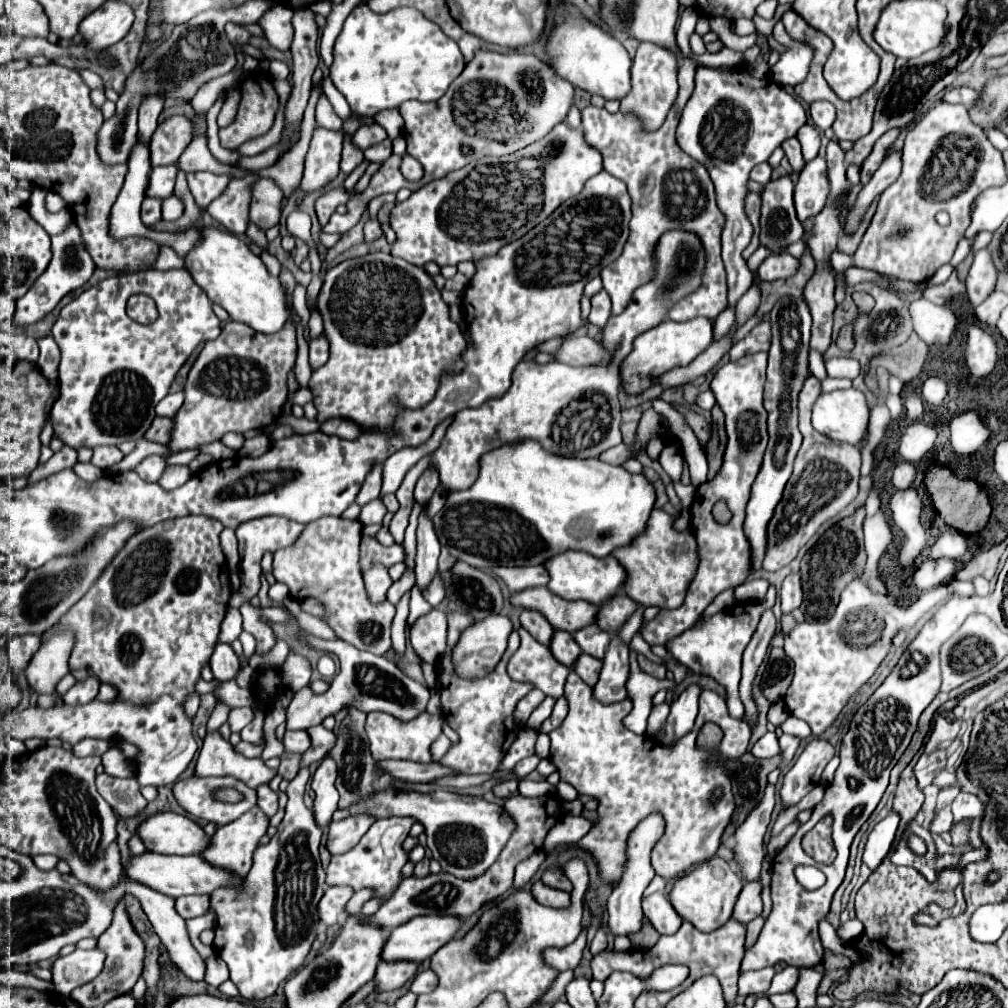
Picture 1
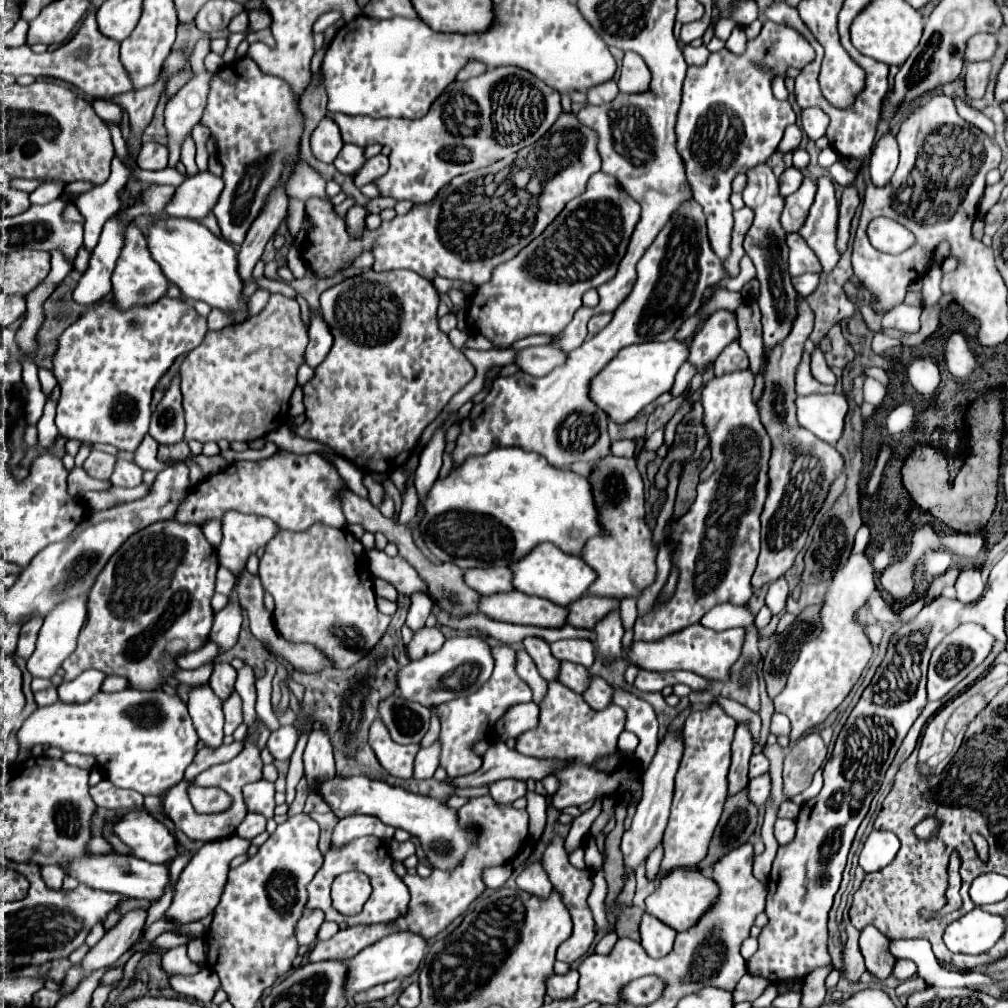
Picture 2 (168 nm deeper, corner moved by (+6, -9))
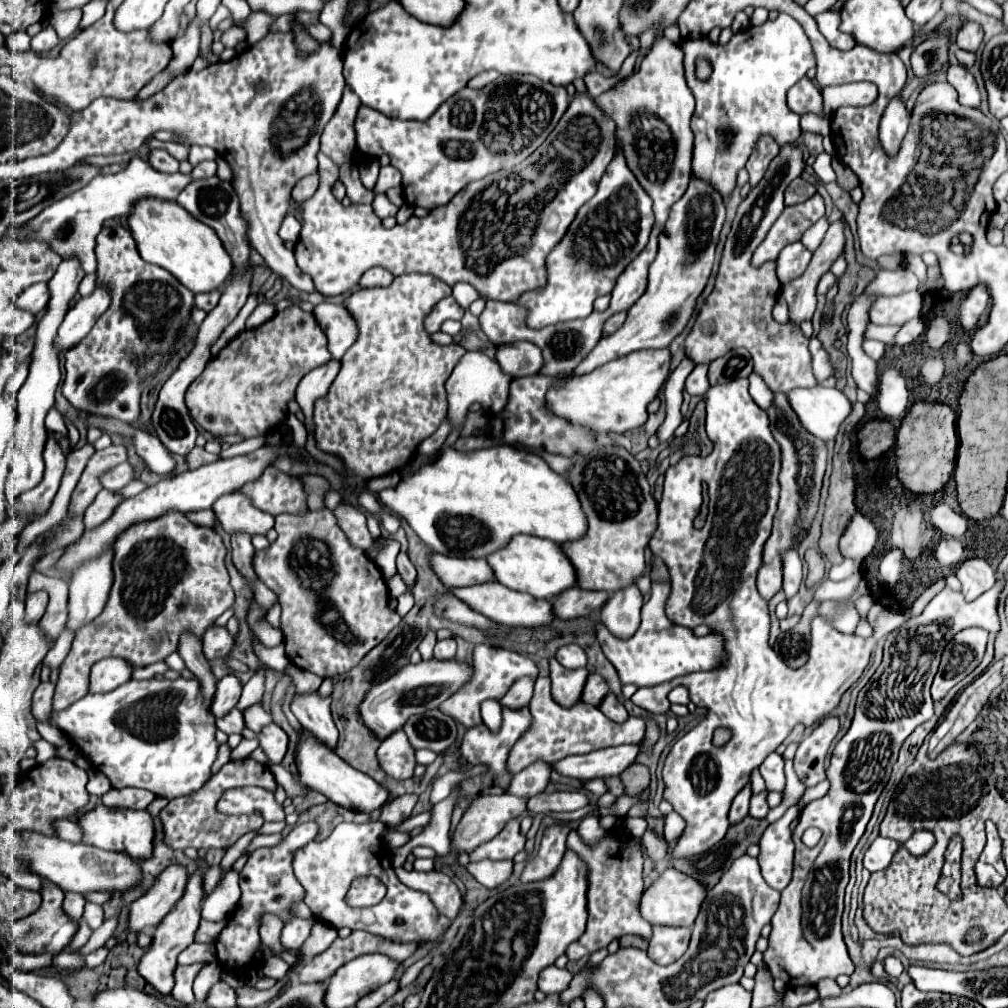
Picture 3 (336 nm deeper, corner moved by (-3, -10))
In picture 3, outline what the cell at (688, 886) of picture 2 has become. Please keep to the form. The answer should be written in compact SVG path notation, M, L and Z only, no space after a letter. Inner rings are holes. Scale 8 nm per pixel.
M665 869L641 895L639 899L639 913L645 921L651 925L677 925L677 927L691 927L701 901L705 899L705 887L697 885L693 877L687 877L685 873L677 873L675 869Z

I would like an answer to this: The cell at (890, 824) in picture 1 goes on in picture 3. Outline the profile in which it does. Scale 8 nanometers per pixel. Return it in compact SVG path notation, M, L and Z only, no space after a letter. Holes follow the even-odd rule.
M877 837L869 845L869 849L867 849L865 857L863 857L863 867L867 871L871 871L871 873L887 869L889 863L891 863L891 859L893 859L893 855L897 853L897 847L899 847L897 841L885 839L885 837Z

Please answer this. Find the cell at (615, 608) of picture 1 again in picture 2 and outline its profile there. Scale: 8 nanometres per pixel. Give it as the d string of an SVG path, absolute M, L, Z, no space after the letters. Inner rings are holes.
M584 596L582 600L576 600L576 604L570 604L568 610L568 624L574 628L586 628L594 630L594 626L608 616L612 610L618 610L620 602L612 598L600 598L600 596Z

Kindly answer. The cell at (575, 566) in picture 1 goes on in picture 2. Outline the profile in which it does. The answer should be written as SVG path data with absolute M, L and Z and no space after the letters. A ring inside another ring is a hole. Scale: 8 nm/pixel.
M540 544L540 548L536 548L536 552L528 556L528 560L520 560L520 564L512 564L512 572L514 572L512 584L516 590L530 596L552 600L554 604L560 606L568 606L580 600L596 580L596 572L580 556L568 556L552 544Z

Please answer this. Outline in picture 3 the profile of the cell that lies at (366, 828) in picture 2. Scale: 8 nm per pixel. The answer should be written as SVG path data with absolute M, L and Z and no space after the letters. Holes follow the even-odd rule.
M401 795L397 799L393 799L381 813L381 821L387 825L387 827L393 827L393 825L399 825L401 821L405 821L407 817L411 817L411 811L417 803L419 795Z

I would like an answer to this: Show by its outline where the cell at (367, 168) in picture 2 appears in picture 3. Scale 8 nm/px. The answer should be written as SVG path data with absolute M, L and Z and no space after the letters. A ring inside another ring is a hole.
M391 165L381 167L381 173L379 173L379 181L377 181L375 193L385 193L387 189L399 187L399 185L401 185L401 173L397 173L397 169L393 169Z

